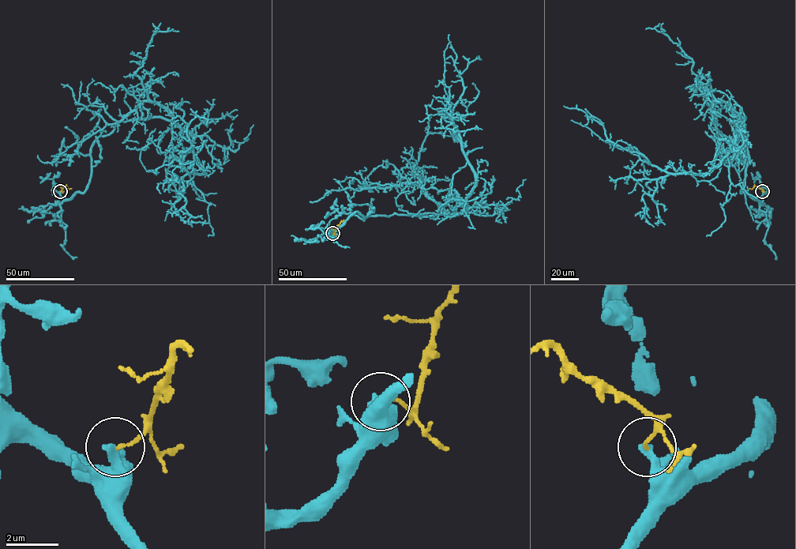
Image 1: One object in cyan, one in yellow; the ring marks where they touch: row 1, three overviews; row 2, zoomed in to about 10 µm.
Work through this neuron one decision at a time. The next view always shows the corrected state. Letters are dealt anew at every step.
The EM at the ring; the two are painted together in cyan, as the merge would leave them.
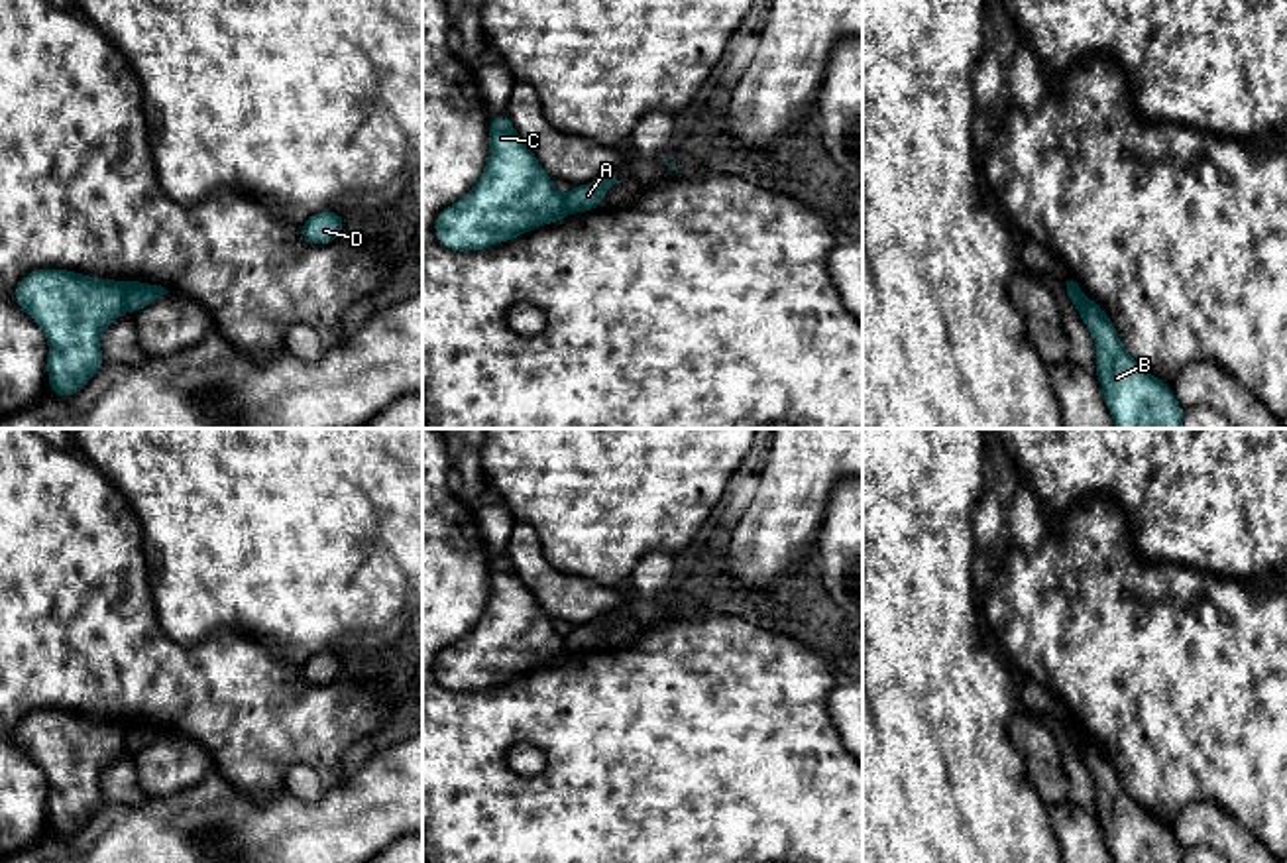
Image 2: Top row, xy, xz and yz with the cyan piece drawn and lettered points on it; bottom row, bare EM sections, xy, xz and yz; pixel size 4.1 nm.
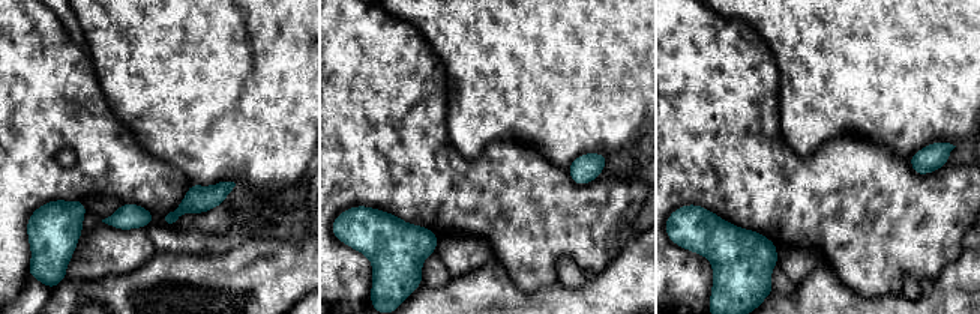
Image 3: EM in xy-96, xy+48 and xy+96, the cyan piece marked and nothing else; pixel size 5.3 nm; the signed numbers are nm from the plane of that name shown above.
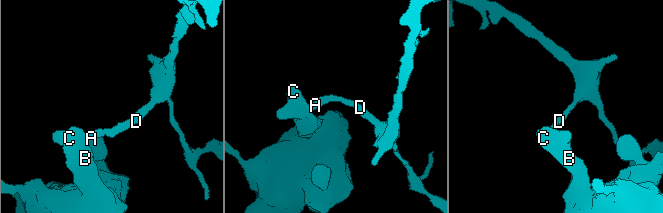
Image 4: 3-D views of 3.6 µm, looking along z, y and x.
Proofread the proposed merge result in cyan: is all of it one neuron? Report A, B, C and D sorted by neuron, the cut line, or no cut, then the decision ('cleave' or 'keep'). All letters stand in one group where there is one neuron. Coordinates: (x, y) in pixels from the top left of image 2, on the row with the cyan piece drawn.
A D / B C; cut in xy along (126, 284), (124, 309); cleave

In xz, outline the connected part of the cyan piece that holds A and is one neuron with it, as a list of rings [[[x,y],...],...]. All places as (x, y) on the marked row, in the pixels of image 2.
[[[605,175],[588,185],[574,185],[564,197],[566,212],[578,214],[597,210],[607,191],[617,183],[615,175]]]

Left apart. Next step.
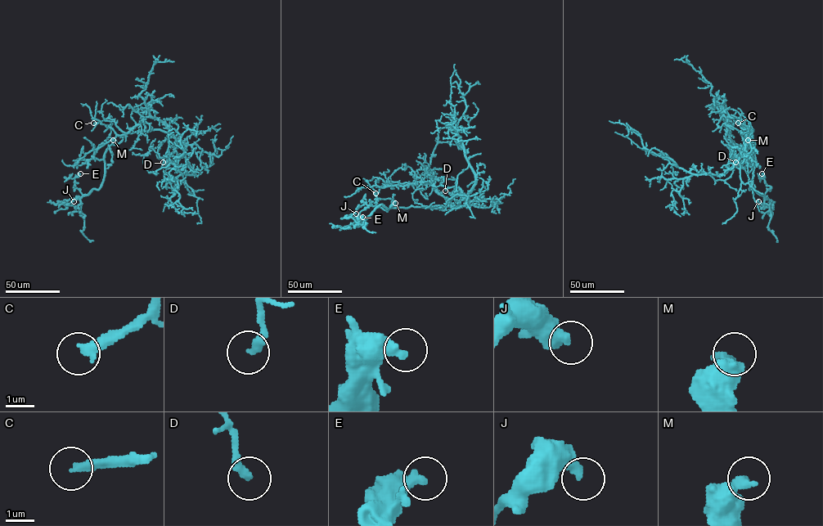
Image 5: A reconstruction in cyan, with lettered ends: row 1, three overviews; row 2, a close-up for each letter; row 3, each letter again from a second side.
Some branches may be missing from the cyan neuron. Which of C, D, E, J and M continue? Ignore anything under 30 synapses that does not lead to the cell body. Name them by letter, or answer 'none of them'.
C

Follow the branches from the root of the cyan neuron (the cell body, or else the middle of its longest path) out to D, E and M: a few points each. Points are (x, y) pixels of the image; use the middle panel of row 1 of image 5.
D: (456, 205), (465, 205), (466, 195), (459, 187), (447, 187), (445, 191)
E: (456, 205), (391, 207), (386, 211), (380, 204), (357, 226), (357, 219), (362, 217)
M: (456, 205), (433, 208), (390, 206), (395, 203)

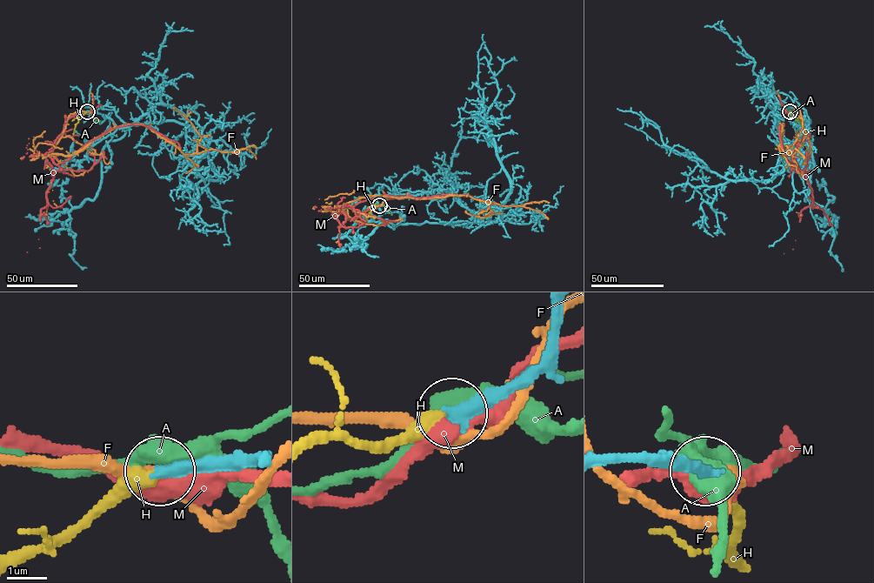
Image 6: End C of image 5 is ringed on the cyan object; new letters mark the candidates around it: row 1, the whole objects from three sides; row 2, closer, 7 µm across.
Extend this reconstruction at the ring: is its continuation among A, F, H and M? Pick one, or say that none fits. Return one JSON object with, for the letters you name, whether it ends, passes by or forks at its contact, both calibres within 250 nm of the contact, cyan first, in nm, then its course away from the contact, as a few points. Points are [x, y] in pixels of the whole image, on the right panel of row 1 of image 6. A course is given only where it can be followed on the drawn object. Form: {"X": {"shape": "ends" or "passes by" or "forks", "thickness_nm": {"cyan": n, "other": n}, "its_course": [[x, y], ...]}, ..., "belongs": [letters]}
{"H": {"shape": "ends", "thickness_nm": {"cyan": 380, "other": 360}, "its_course": [[790, 111], [806, 134]]}, "belongs": ["H"]}

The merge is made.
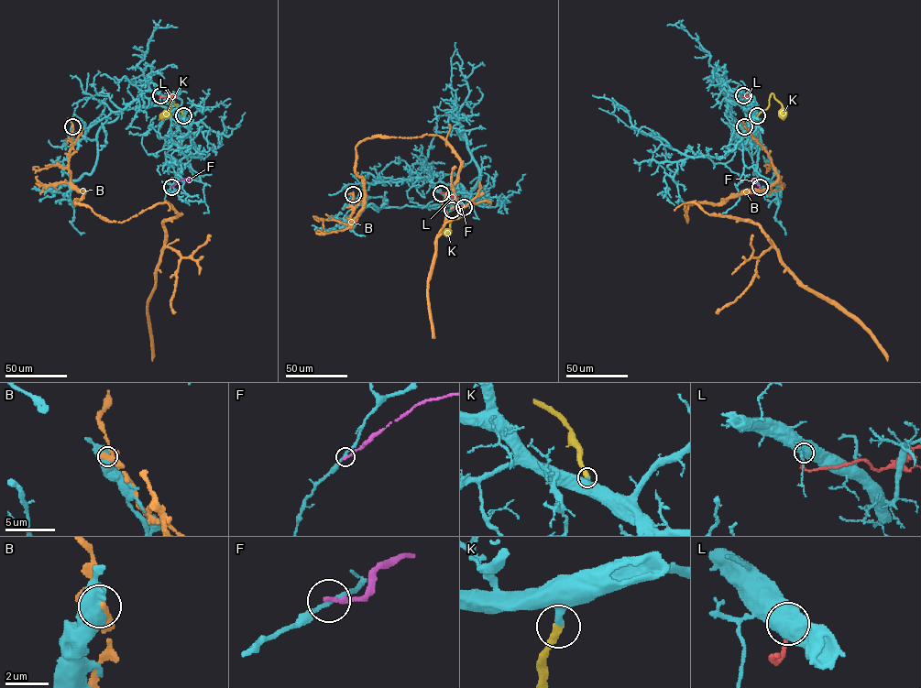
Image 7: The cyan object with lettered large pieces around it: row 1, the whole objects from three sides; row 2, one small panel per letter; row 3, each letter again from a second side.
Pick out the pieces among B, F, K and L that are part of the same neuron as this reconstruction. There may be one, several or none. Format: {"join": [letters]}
{"join": ["K"]}

